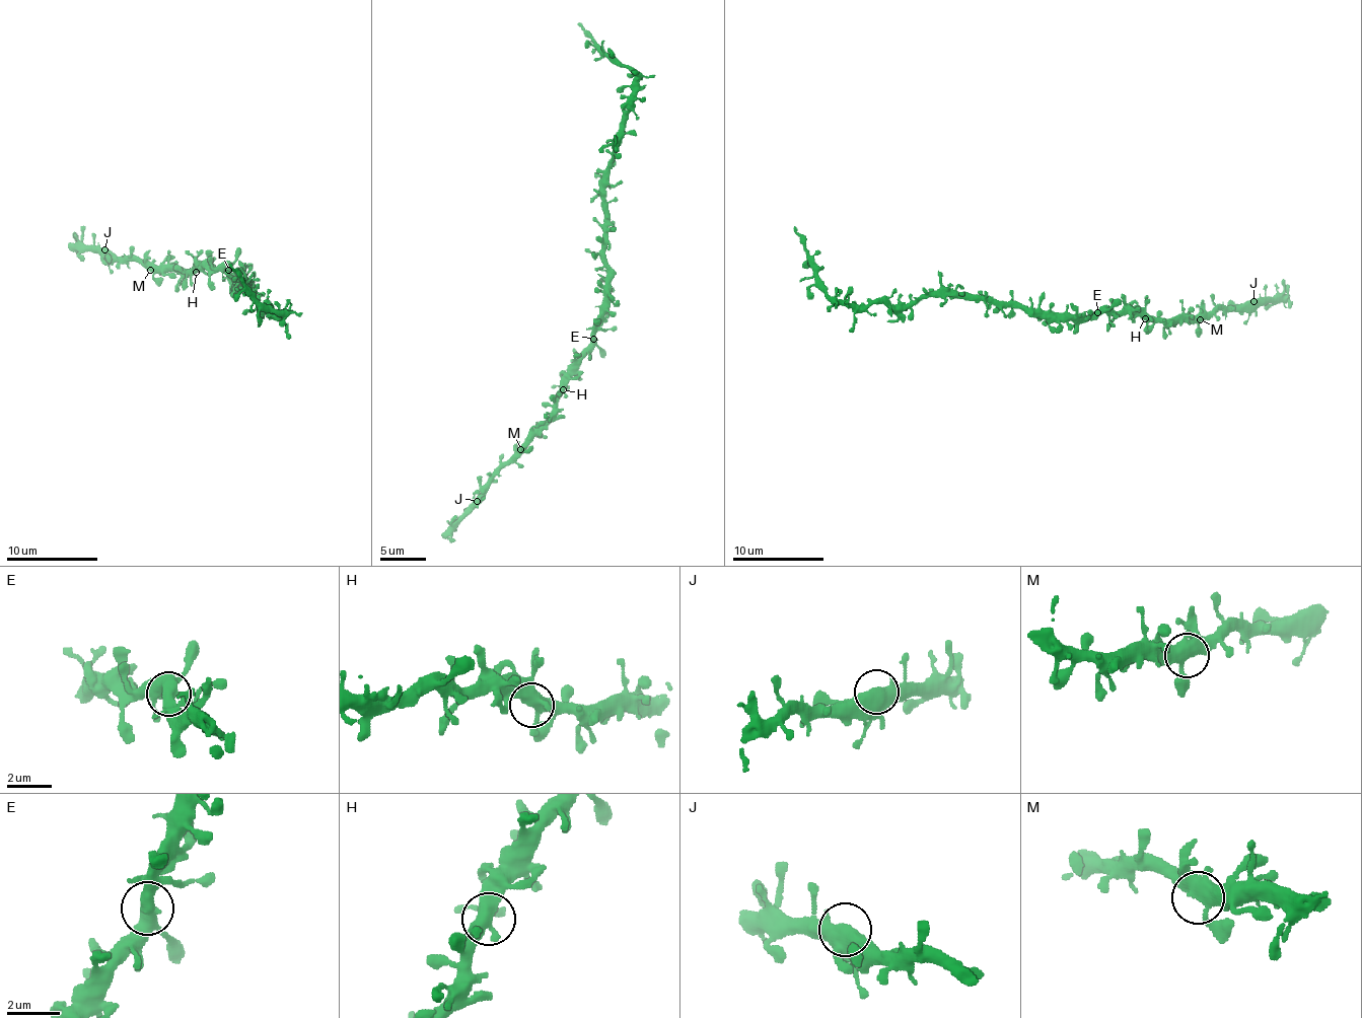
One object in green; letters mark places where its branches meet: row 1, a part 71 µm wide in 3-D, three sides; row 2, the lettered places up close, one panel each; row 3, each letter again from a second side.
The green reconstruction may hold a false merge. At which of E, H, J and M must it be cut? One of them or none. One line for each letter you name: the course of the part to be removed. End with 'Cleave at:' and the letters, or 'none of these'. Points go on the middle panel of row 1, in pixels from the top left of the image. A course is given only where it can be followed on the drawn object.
Cleave at: none of these

